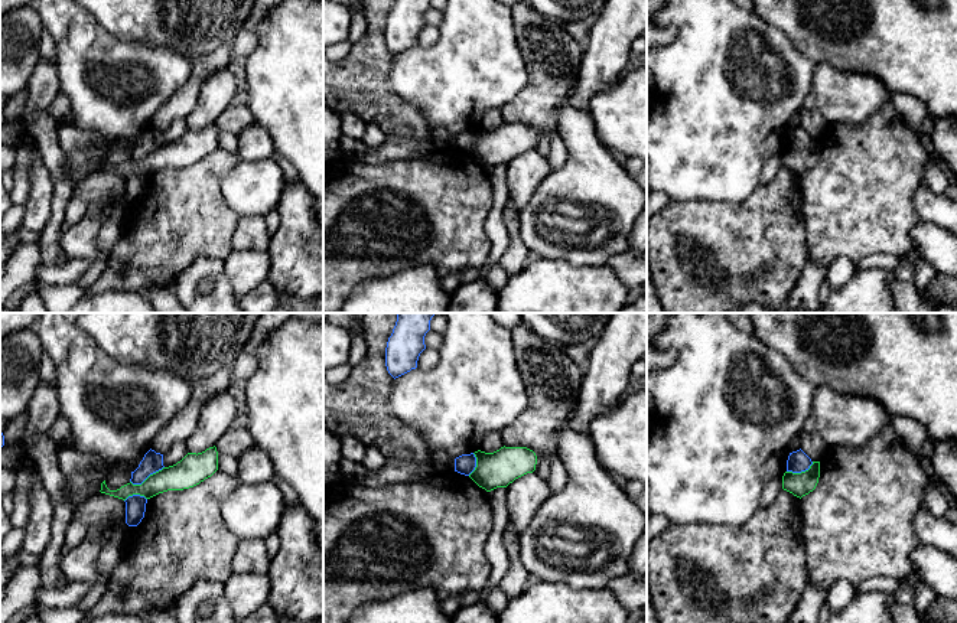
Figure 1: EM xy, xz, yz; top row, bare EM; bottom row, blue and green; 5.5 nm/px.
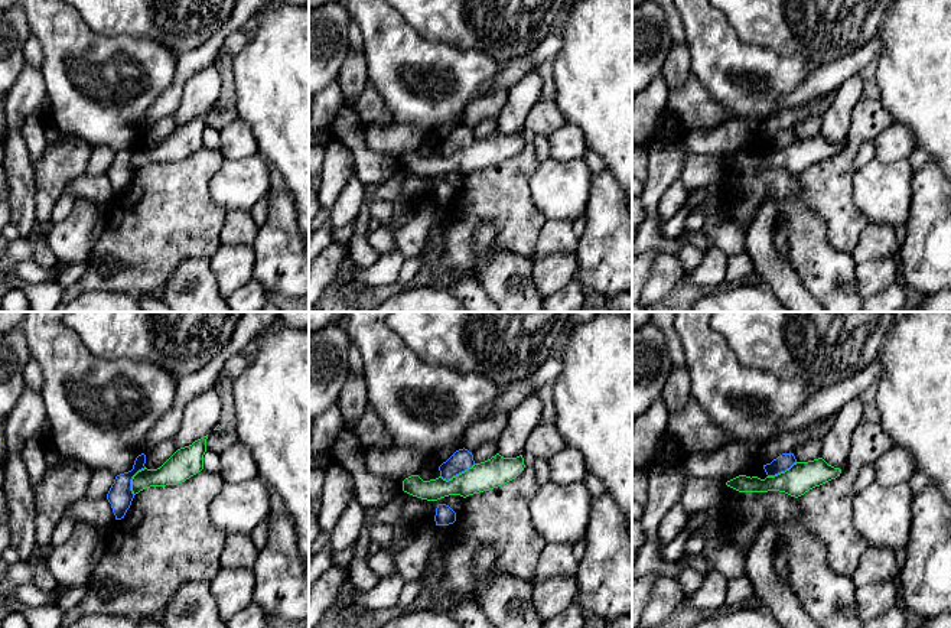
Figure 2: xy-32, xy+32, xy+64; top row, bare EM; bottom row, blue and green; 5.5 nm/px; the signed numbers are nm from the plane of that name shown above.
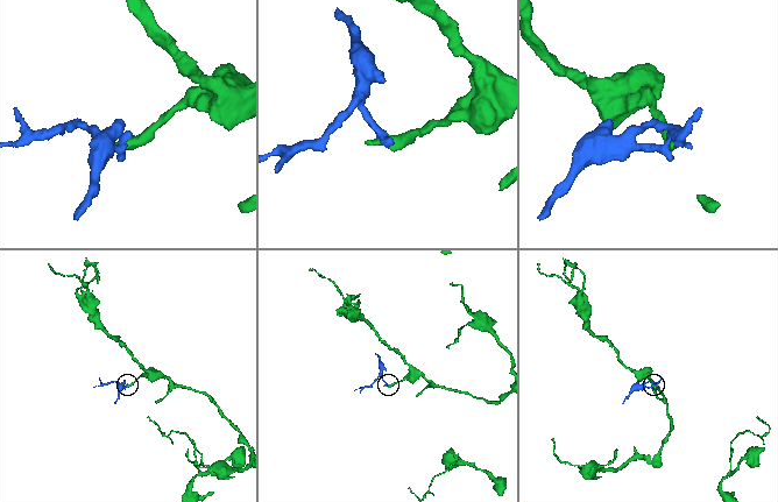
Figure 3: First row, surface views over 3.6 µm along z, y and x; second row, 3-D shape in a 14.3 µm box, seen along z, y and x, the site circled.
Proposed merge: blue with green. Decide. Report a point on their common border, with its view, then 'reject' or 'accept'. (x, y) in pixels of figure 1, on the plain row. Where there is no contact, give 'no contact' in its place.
meets blue in xy at (146, 155); reject

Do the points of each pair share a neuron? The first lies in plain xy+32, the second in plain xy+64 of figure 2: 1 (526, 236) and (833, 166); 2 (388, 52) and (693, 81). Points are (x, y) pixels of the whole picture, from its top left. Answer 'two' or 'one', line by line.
1: one
2: two

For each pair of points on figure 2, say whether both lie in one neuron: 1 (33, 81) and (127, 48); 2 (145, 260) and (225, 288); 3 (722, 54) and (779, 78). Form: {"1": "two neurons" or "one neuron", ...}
{"1": "two neurons", "2": "two neurons", "3": "one neuron"}

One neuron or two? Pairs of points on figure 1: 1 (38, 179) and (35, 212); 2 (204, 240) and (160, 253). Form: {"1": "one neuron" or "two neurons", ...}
{"1": "one neuron", "2": "one neuron"}

